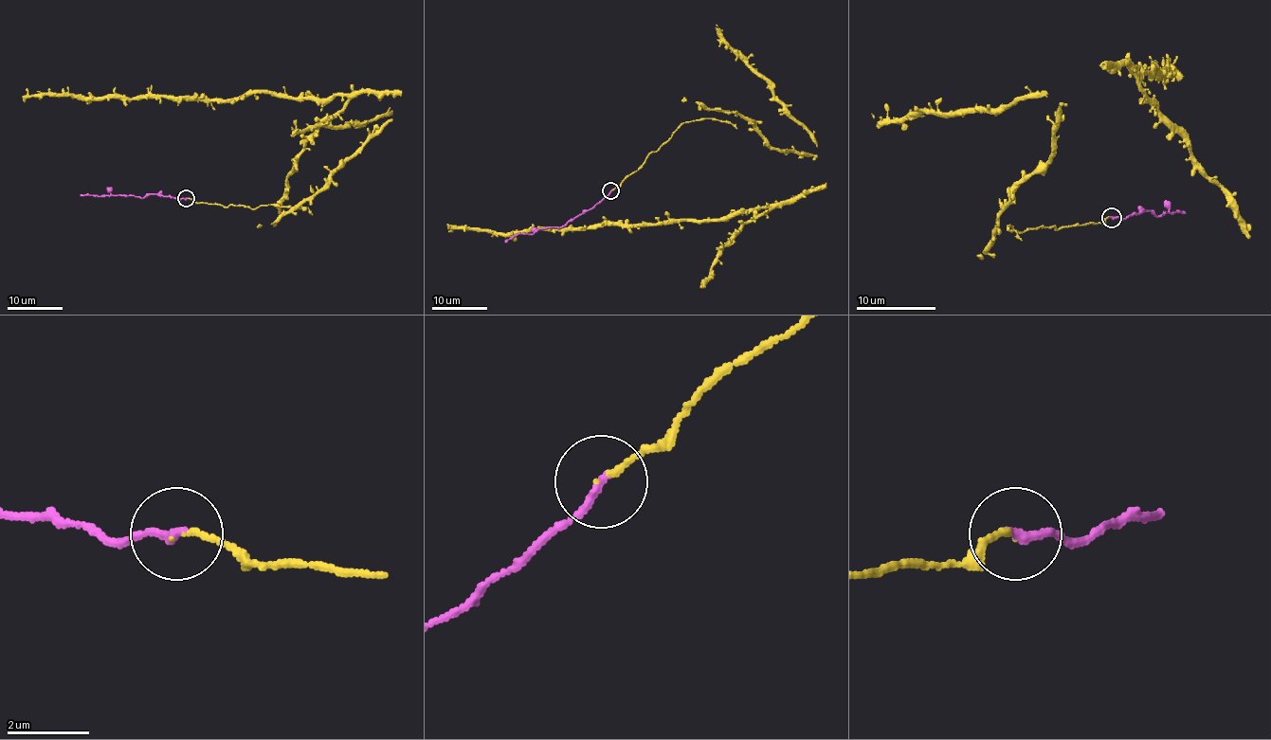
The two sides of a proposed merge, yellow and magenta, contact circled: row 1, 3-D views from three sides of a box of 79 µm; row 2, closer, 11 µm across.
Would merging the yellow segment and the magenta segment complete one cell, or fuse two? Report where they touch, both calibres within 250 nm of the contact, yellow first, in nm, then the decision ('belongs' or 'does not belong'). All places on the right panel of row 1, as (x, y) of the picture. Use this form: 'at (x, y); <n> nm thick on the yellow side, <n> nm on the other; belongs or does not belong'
at (1112, 217); 110 nm thick on the yellow side, 240 nm on the other; belongs

